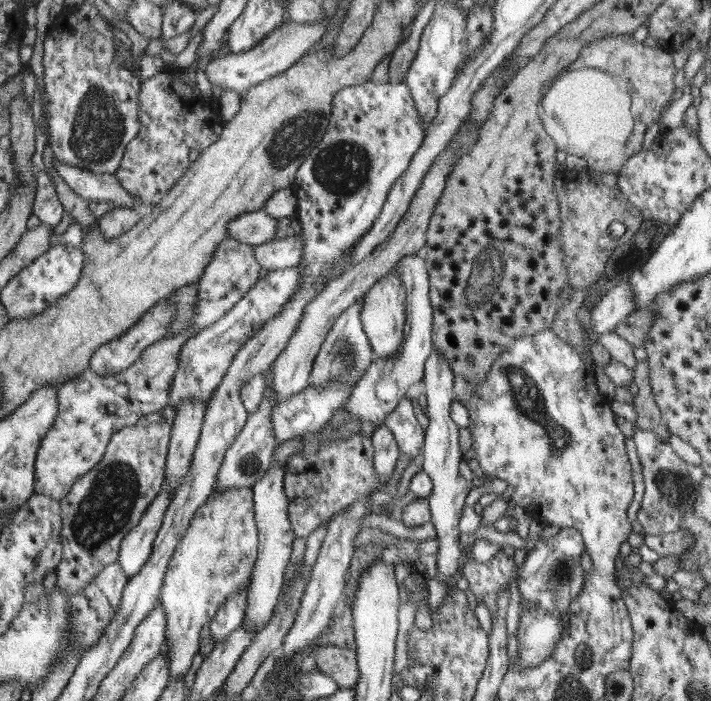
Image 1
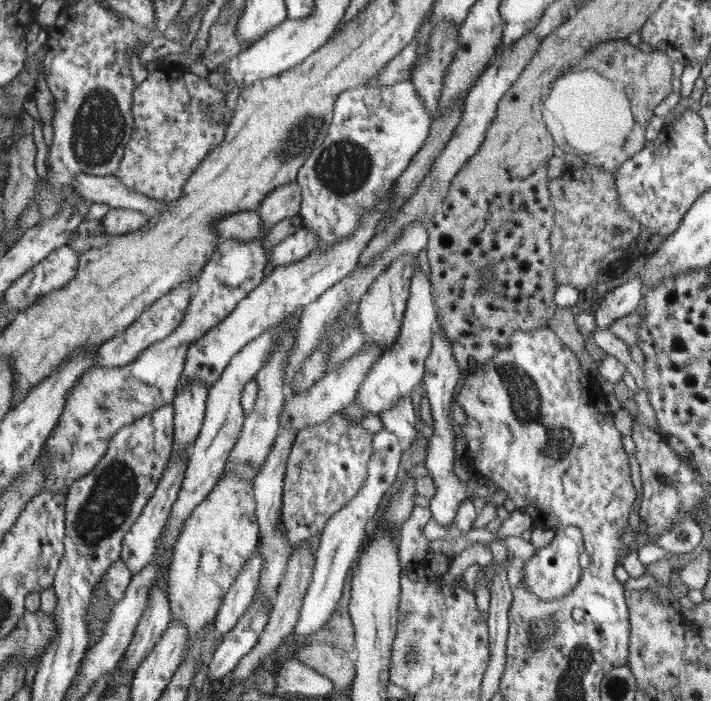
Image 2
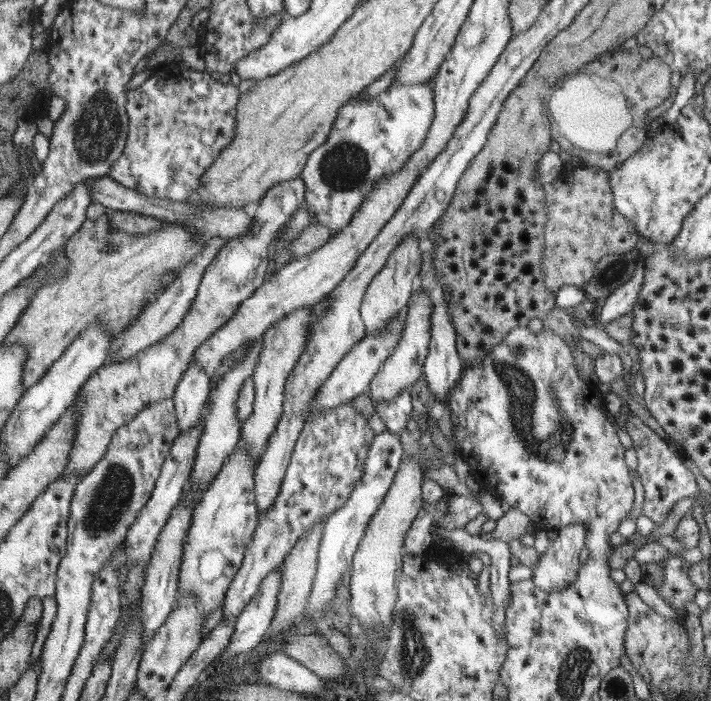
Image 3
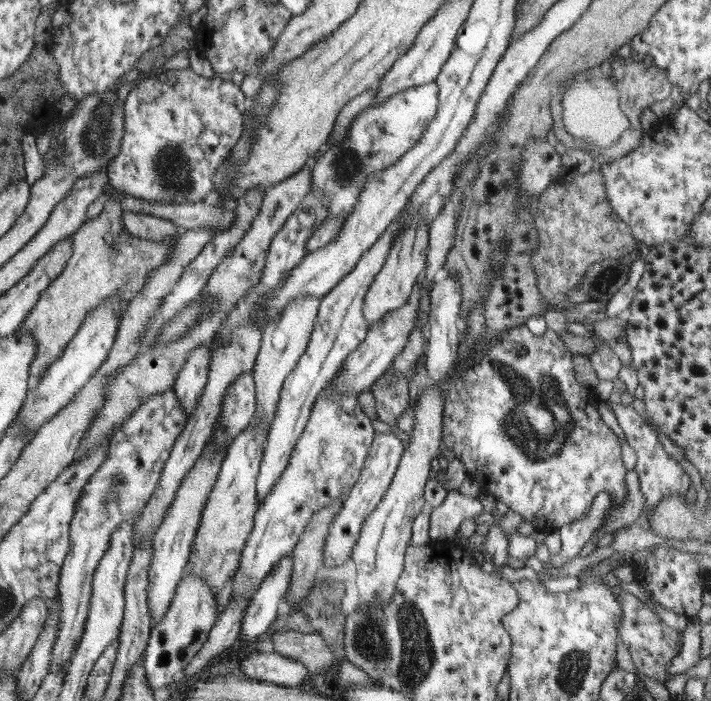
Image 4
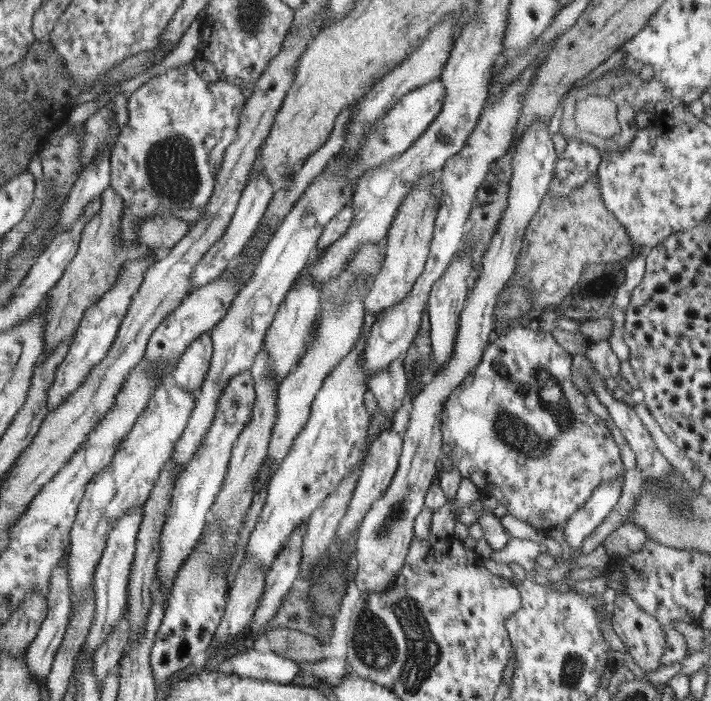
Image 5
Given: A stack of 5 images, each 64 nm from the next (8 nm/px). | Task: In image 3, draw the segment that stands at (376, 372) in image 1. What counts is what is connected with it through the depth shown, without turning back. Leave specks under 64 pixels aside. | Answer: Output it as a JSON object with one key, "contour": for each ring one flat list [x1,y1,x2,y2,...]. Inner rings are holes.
{"contour":[[422,287,416,290,413,298,414,304,406,308,402,338,389,354,388,360,382,364,382,368,378,370,375,377,372,377,370,381,367,394,375,407,383,400,393,400,405,388,410,390,414,382,423,376,423,367,426,365,431,342,431,314,433,313,434,305]]}

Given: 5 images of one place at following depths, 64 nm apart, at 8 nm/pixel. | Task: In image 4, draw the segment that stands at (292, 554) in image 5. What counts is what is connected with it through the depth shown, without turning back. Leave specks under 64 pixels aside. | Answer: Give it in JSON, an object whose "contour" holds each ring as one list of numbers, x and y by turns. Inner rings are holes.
{"contour":[[292,552,268,573,260,584,252,602,244,612,244,622,239,639,246,644,256,642,260,636,270,634,270,629,282,610,292,576]]}

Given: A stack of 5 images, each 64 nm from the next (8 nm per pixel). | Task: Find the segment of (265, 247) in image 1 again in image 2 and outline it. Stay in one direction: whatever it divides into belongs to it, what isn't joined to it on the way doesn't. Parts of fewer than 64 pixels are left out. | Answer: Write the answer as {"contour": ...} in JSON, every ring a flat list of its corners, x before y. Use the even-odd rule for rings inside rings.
{"contour":[[308,228,298,229,295,234,282,238,281,242,266,251,267,262,278,267,302,260,314,250,317,234]]}

